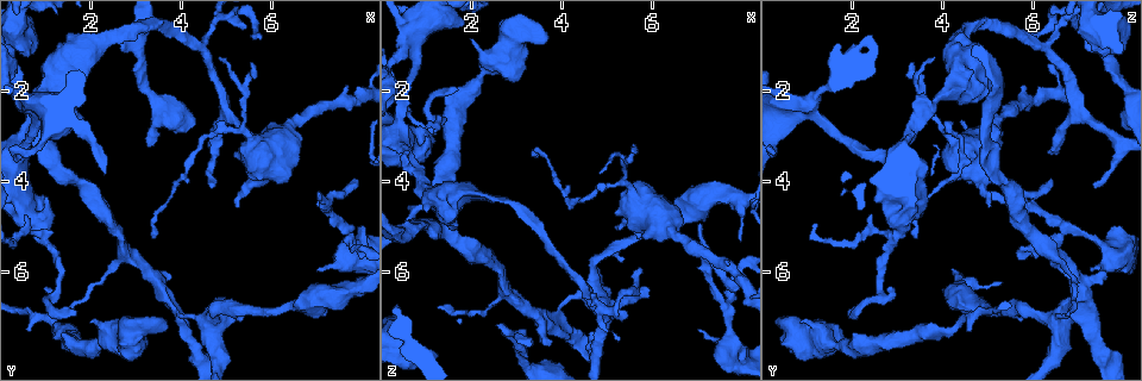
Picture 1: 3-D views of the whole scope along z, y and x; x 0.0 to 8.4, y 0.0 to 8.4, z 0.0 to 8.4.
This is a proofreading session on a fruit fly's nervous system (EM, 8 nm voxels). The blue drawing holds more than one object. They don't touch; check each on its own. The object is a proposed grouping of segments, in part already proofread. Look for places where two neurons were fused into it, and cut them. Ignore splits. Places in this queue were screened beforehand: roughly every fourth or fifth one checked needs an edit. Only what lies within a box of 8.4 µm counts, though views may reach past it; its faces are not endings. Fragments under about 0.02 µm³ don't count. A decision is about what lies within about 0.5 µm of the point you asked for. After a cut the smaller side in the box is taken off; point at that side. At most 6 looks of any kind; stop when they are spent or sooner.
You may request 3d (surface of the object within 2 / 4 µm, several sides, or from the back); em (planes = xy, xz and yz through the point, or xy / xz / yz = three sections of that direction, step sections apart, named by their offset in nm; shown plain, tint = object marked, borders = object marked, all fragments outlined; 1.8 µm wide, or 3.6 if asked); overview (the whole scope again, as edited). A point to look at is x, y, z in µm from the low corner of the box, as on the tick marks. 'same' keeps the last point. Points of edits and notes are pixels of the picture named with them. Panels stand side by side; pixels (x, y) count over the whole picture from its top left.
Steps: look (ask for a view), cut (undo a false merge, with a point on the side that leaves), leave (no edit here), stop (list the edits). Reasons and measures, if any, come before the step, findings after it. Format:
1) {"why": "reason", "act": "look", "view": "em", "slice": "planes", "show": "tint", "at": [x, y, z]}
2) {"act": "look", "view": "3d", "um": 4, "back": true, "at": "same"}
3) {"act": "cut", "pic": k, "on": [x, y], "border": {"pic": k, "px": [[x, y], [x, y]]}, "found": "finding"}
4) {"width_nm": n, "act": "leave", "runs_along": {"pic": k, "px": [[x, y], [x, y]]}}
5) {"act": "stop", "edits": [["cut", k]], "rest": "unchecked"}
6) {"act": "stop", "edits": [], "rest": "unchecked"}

{"why": "four-way junction", "act": "look", "view": "em", "slice": "yz", "step": 8, "show": "tint", "at": [0.65, 2.35, 0.95]}

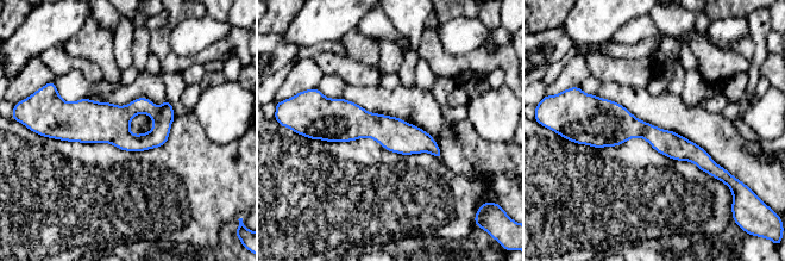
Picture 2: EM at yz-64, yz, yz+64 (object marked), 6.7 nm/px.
{"width_nm": 170, "act": "leave", "found": "all the same neuron"}

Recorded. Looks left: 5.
{"why": "sharp bend", "act": "look", "view": "em", "um": 3.6, "slice": "xy", "step": 16, "show": "tint", "at": [0.95, 5.20, 3.00]}

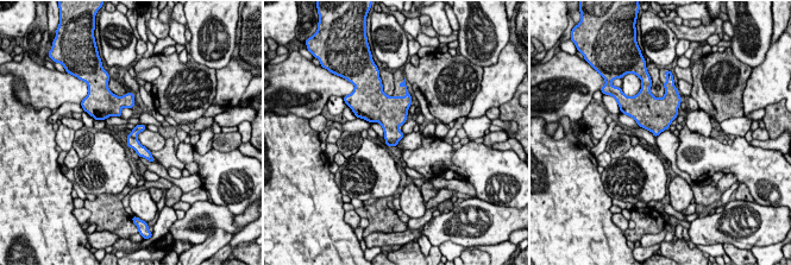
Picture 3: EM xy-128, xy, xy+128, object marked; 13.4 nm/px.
{"act": "look", "view": "em", "um": 3.6, "slice": "planes", "show": "tint", "at": "same"}

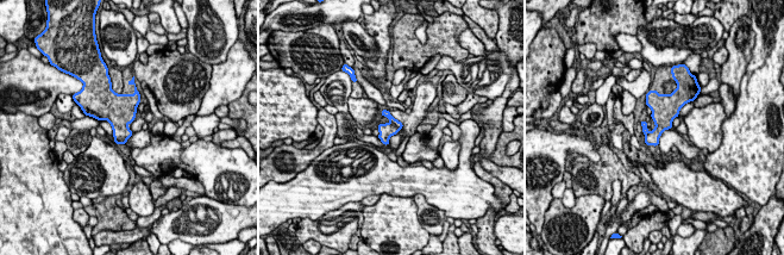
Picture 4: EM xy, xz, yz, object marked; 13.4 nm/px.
{"act": "cut", "pic": 4, "on": [384, 112], "border": {"pic": 4, "px": [[393, 123], [400, 128]]}, "found": "a second neuron is stuck on"}

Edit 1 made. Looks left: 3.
{"act": "stop", "edits": [["cut", 4]], "rest": "unchecked"}

